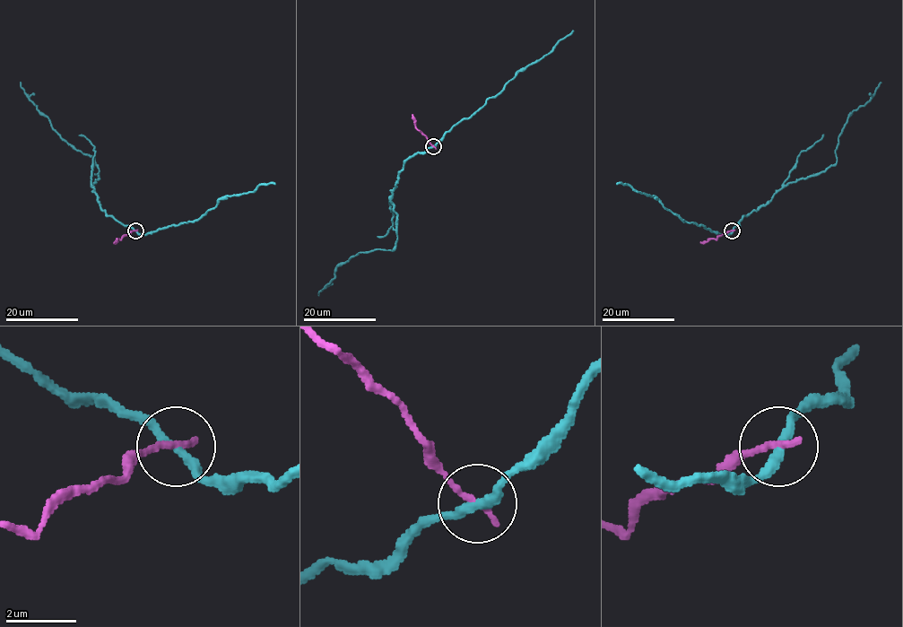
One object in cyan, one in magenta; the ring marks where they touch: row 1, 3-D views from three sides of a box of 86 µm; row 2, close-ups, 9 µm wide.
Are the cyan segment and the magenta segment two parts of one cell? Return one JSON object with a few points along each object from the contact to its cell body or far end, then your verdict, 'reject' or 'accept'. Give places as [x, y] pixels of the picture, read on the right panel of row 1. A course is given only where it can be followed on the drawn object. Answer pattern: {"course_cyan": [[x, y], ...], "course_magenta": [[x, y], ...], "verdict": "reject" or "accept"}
{"course_cyan": [[733, 230], [743, 216], [758, 210], [785, 187], [833, 166], [838, 136], [849, 116], [863, 107], [881, 82]], "course_magenta": [[733, 230], [700, 243]], "verdict": "reject"}

